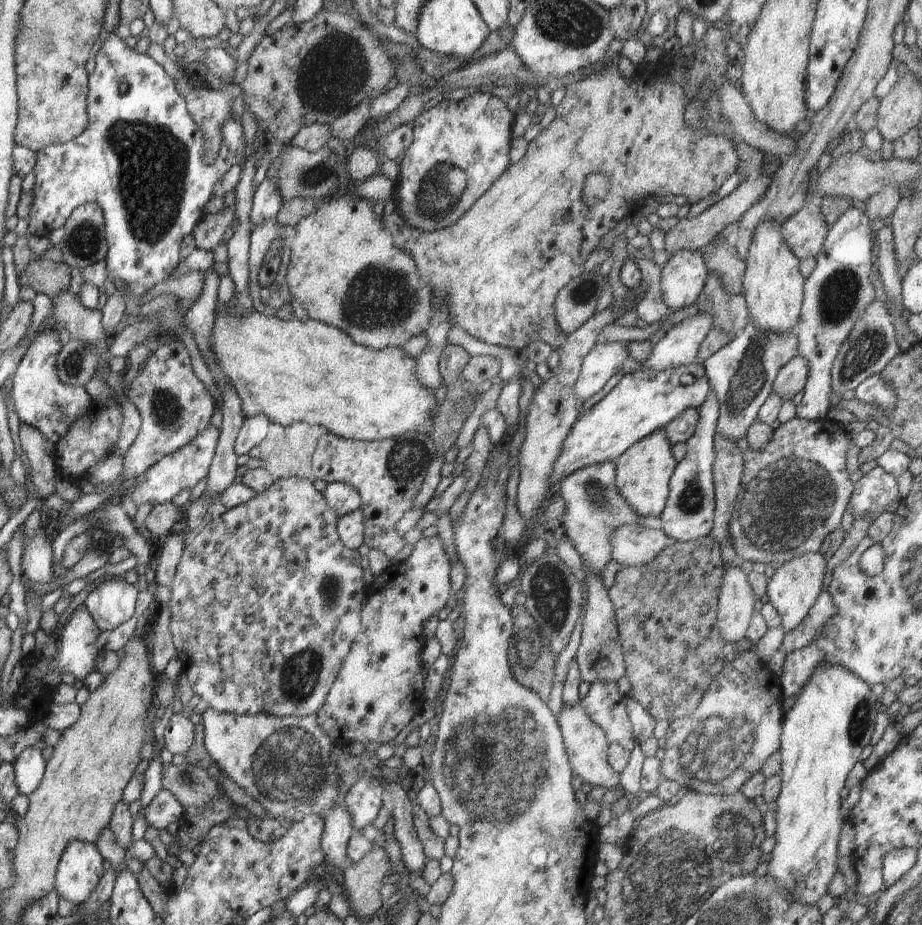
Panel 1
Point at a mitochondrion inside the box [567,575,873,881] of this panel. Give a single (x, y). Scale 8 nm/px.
(726, 743)

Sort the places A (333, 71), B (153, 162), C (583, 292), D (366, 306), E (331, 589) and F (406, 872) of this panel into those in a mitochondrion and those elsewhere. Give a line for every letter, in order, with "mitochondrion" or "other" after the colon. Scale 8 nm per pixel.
A: mitochondrion
B: mitochondrion
C: mitochondrion
D: mitochondrion
E: mitochondrion
F: other

